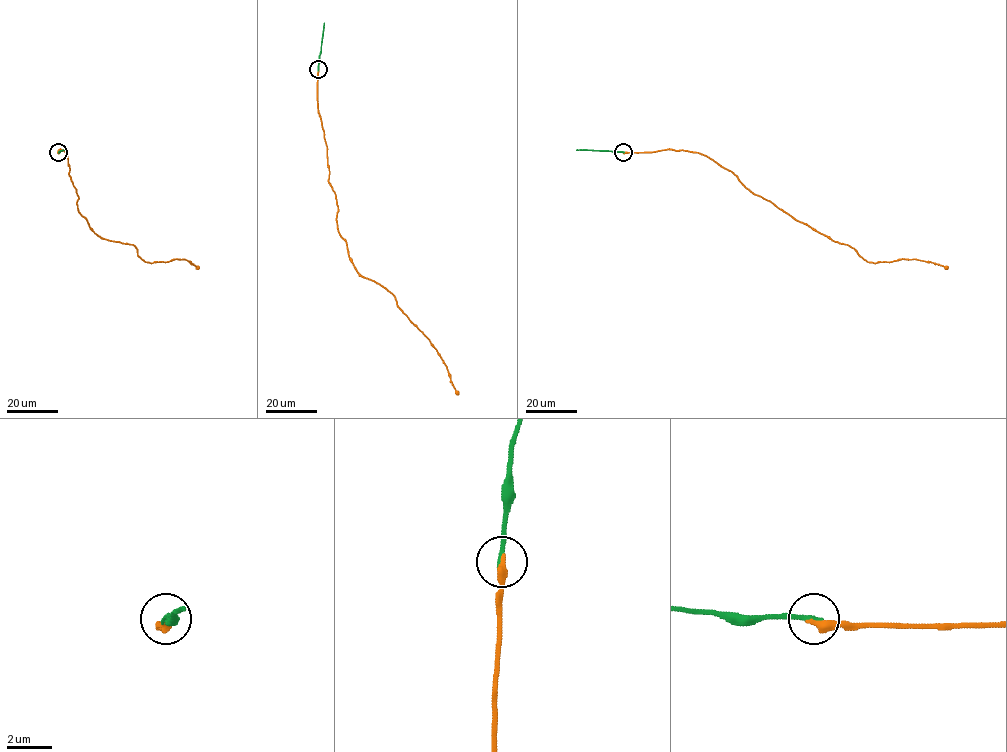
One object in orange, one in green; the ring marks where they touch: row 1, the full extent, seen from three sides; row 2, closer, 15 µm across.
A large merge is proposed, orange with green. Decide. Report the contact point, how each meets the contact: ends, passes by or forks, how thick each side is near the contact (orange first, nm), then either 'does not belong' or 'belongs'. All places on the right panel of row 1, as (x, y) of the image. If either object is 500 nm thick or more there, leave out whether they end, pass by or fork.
at (623, 152); orange ends there; green ends there; 400 nm thick on the orange side, 260 nm on the other; does not belong

